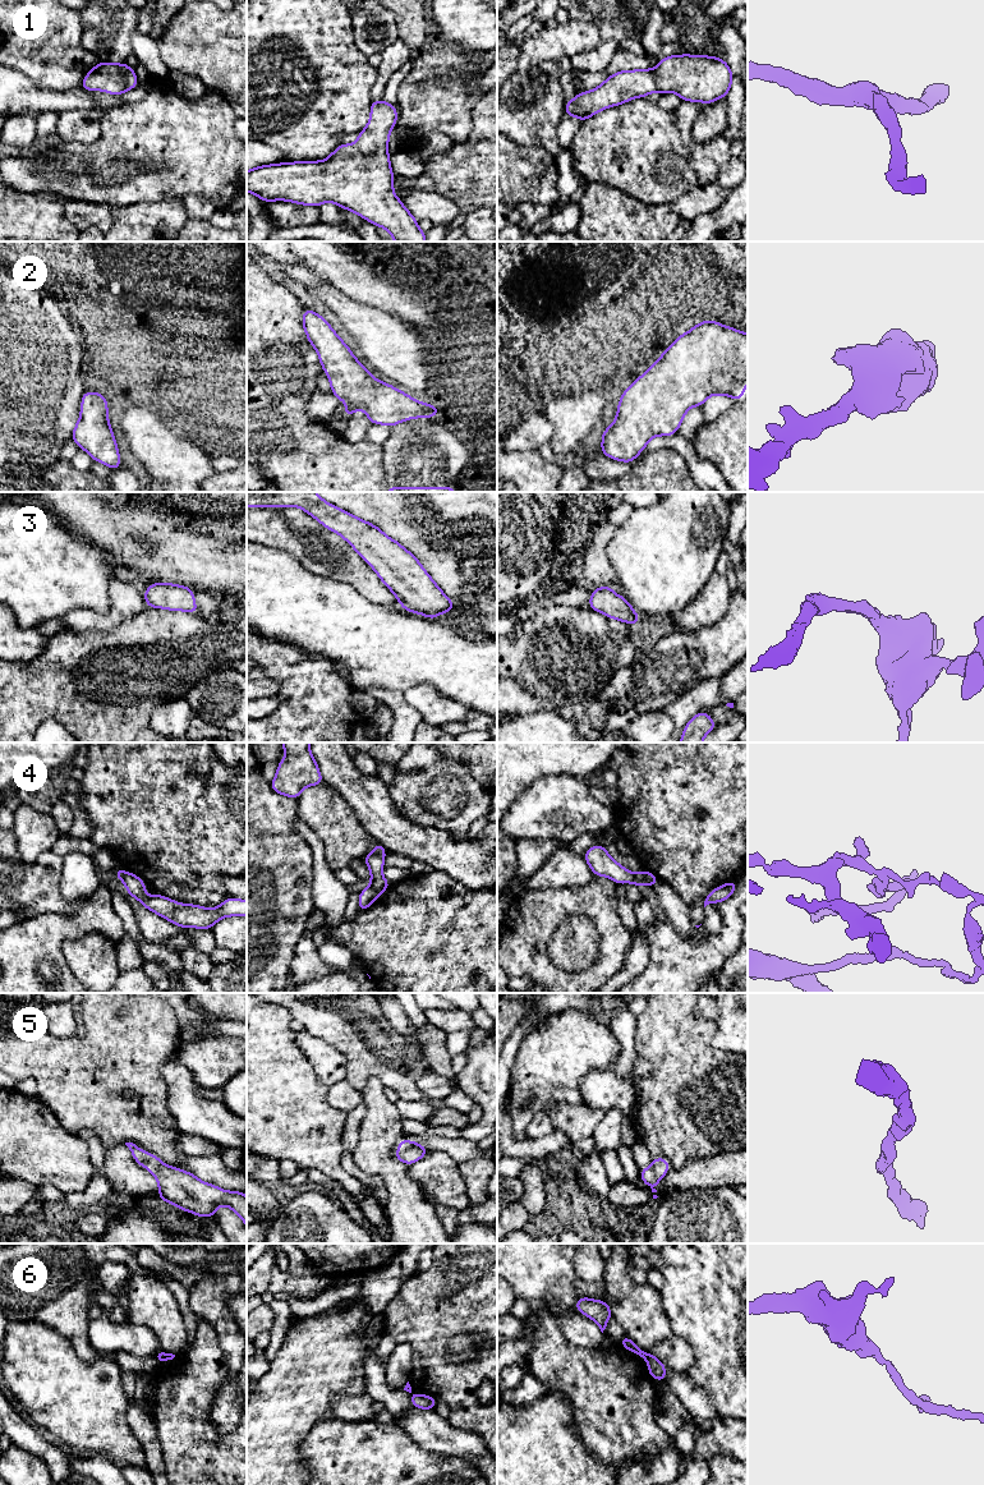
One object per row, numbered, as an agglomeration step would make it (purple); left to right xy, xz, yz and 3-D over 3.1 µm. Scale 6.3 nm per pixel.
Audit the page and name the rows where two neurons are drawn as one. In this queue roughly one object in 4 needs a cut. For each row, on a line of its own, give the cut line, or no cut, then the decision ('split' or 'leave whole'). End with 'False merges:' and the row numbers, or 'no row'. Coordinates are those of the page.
1: cut none; leave whole
2: cut none; leave whole
3: cut none; leave whole
4: cut yz (642, 872), (649, 883); split
5: cut none; leave whole
6: cut yz (648, 1354), (645, 1357); split
False merges: 4, 6

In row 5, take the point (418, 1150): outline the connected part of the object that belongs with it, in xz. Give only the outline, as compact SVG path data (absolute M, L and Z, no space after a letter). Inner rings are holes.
M403 1137L399 1141L399 1149L395 1151L395 1158L404 1162L406 1166L410 1166L429 1151L429 1149L419 1145L417 1141L408 1141Z

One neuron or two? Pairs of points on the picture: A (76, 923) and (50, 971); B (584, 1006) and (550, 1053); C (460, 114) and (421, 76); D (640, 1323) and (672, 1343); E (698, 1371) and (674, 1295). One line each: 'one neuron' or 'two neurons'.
A: one neuron
B: two neurons
C: one neuron
D: two neurons
E: one neuron

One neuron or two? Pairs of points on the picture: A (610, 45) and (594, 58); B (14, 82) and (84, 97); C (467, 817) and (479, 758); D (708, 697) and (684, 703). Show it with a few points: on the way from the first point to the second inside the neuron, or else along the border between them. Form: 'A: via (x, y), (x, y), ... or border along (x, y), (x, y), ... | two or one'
A: via (606, 49), (598, 56) | one
B: via (32, 99), (67, 99) | one
C: border along (451, 759), (460, 761), (483, 789) | two
D: via (702, 697), (690, 703) | one

